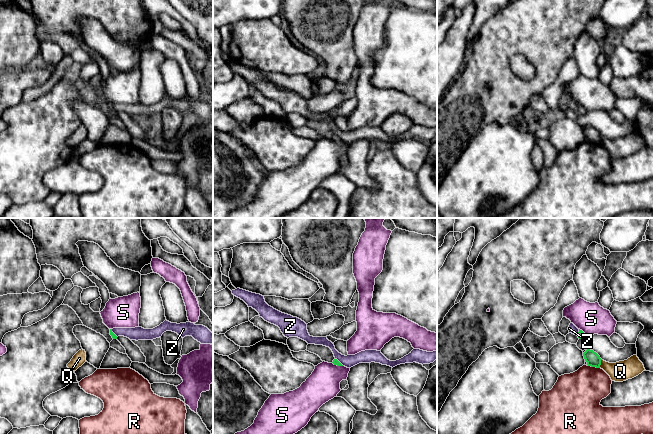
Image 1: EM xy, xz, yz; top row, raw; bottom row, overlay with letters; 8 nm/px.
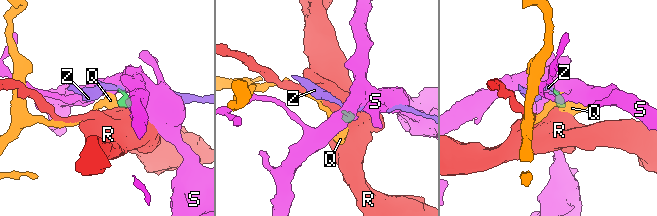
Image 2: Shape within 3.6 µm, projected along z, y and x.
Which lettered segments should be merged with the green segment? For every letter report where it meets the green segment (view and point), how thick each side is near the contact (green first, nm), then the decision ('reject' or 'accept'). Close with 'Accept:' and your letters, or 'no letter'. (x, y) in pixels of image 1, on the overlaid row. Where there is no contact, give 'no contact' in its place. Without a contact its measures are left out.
Q: yz (600, 363) | 110/160 nm | reject
R: yz (594, 366) | 110/360 nm | reject
S: xz (337, 365) | 50/260 nm | reject
Z: xz (338, 361) | 50/110 nm | reject
Accept: no letter

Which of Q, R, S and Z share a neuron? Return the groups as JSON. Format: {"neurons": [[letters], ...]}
{"neurons": [["Q"], ["R"], ["S"], ["Z"]]}

